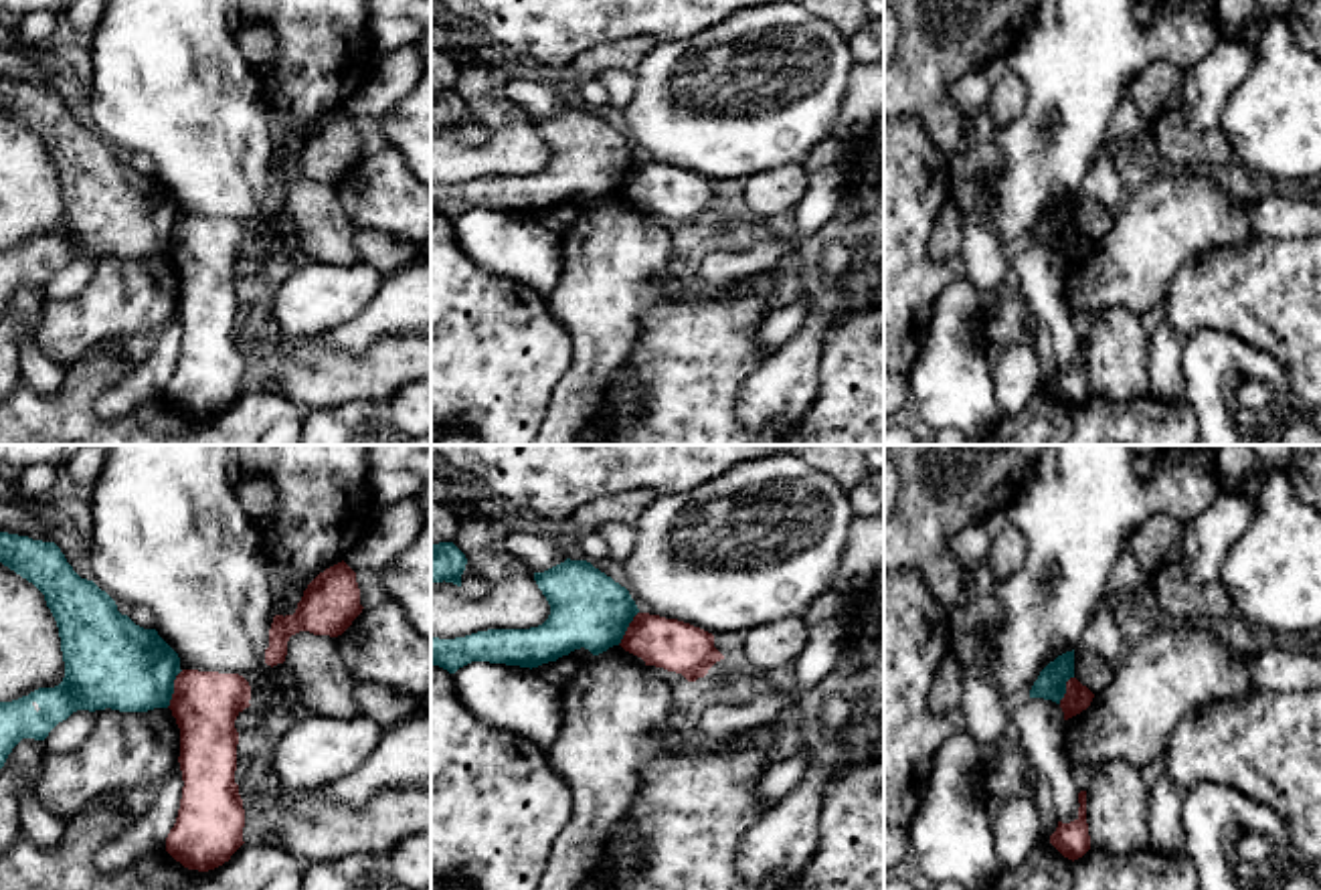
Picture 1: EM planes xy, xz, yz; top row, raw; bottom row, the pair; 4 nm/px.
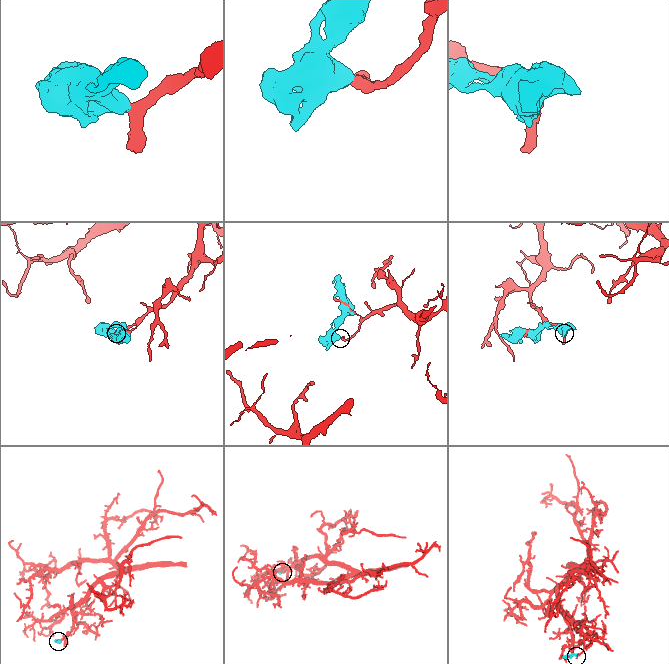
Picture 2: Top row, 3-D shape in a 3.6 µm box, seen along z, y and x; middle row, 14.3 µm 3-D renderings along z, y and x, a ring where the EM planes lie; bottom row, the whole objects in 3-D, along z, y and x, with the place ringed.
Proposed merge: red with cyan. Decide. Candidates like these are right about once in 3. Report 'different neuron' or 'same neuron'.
different neuron

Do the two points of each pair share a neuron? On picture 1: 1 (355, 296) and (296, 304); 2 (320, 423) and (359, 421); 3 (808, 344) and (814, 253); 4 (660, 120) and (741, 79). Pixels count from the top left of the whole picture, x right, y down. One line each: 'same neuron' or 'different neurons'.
1: same neuron
2: same neuron
3: same neuron
4: same neuron

